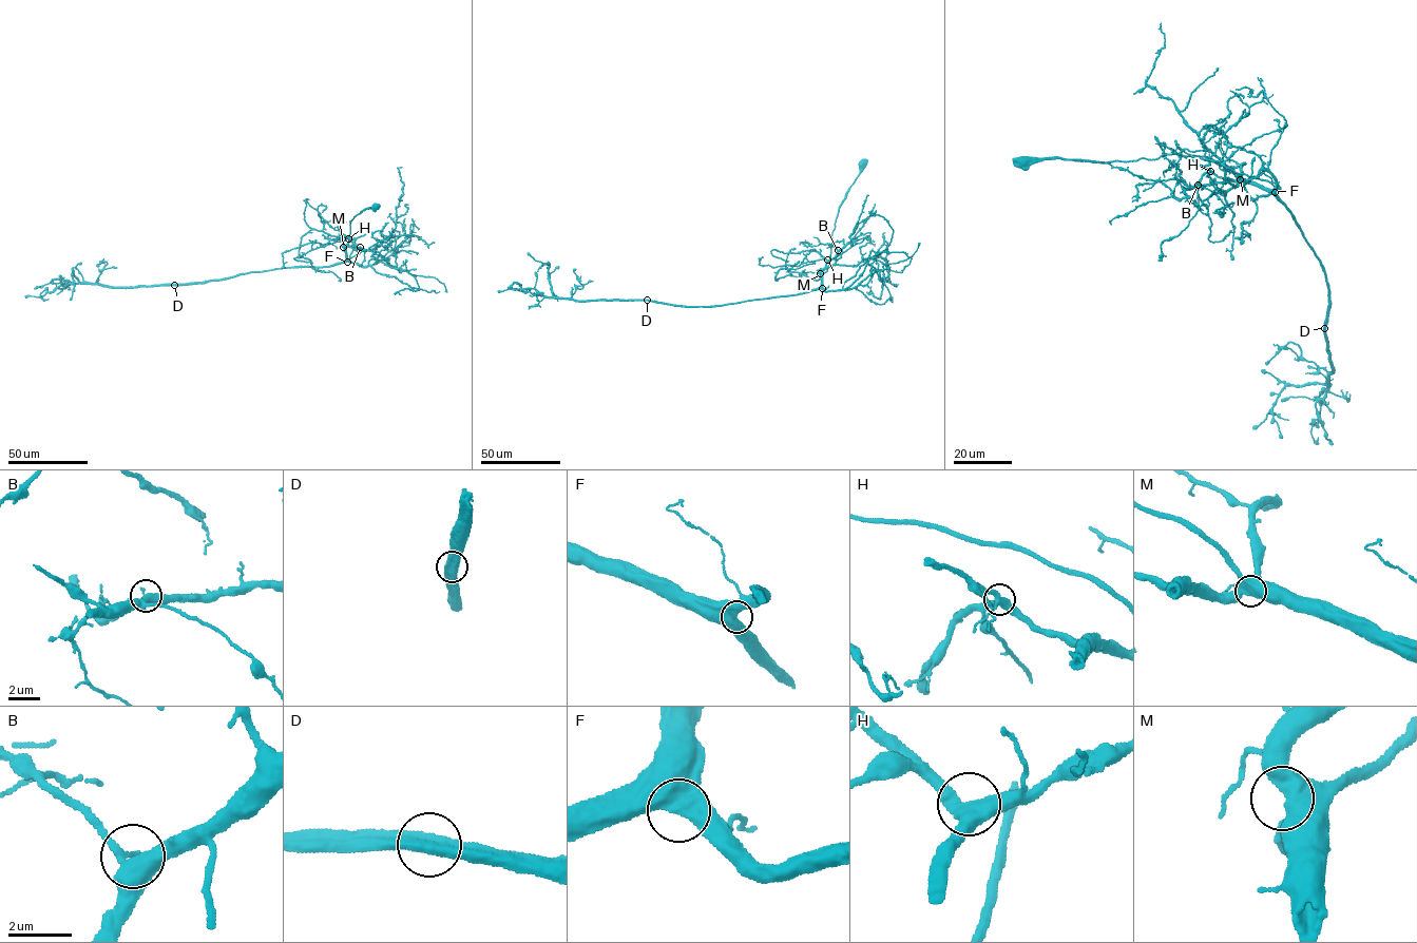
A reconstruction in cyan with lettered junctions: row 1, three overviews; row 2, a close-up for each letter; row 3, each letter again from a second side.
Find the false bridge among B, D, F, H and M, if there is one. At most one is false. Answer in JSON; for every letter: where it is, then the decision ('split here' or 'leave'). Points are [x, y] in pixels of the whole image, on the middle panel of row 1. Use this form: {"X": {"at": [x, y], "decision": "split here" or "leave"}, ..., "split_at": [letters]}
{"B": {"at": [838, 250], "decision": "leave"}, "D": {"at": [647, 300], "decision": "leave"}, "F": {"at": [822, 288], "decision": "leave"}, "H": {"at": [827, 260], "decision": "leave"}, "M": {"at": [820, 273], "decision": "leave"}, "split_at": []}

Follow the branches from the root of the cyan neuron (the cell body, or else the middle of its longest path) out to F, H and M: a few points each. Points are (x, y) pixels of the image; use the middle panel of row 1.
F: (863, 165), (839, 208), (822, 288)
H: (863, 165), (840, 207), (831, 235), (828, 266), (821, 273), (827, 260)
M: (863, 165), (840, 207), (831, 235), (828, 266), (820, 273)

